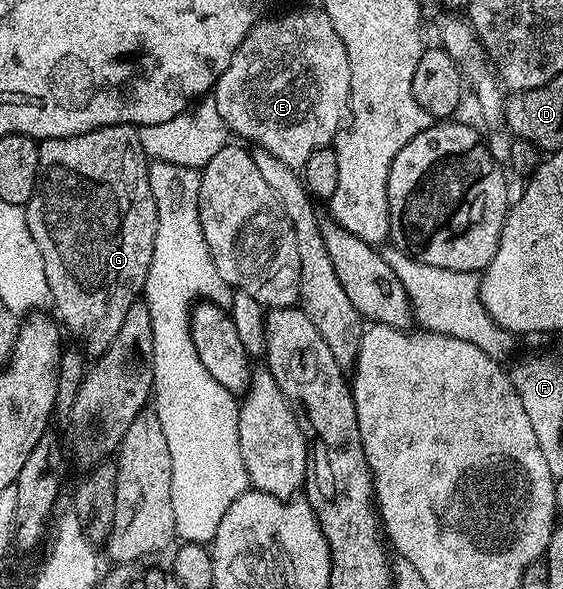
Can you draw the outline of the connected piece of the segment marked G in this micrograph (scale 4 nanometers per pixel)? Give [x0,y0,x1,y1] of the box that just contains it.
[26,125,158,355]

